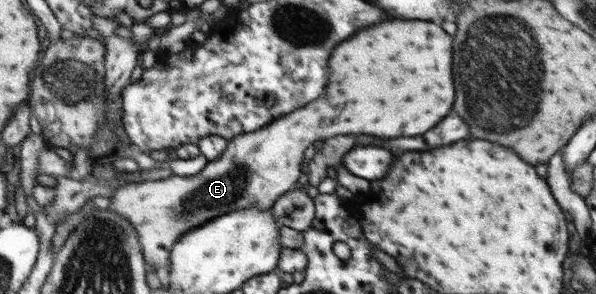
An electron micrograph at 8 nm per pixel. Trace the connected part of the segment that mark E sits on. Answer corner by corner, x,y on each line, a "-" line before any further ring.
390,20
374,24
372,28
356,32
352,38
338,44
328,58
328,88
324,96
274,119
270,124
254,131
242,133
228,141
224,152
194,176
170,176
152,180
146,177
138,184
125,184
113,191
107,208
132,224
138,234
137,242
147,270
164,275
170,270
172,248
181,236
193,228
211,222
228,212
259,208
270,210
276,199
294,188
302,170
304,150
320,138
338,134
372,134
380,138
416,136
434,128
448,116
454,102
452,80
452,38
432,22
424,20

